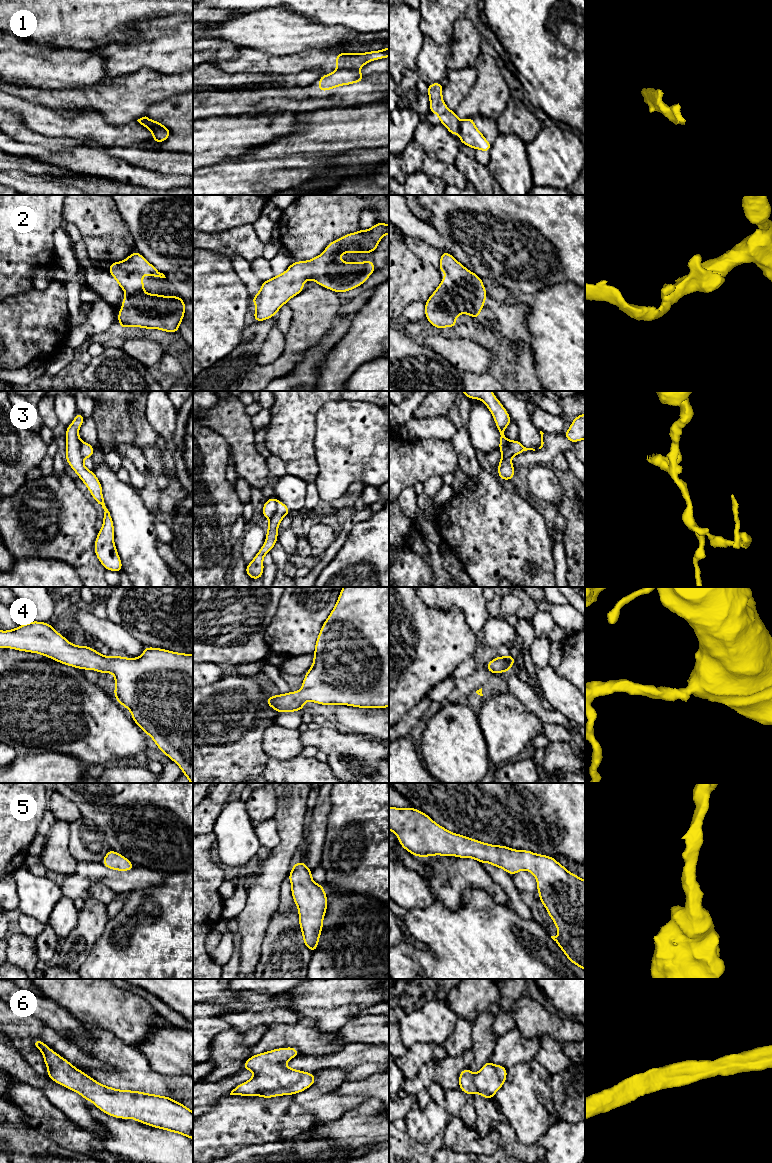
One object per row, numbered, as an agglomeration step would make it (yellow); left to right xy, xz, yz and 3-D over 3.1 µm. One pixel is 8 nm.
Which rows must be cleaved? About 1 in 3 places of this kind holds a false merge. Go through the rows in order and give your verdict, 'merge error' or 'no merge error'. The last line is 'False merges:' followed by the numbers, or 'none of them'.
1: merge error
2: no merge error
3: merge error
4: no merge error
5: no merge error
6: no merge error
False merges: 1, 3

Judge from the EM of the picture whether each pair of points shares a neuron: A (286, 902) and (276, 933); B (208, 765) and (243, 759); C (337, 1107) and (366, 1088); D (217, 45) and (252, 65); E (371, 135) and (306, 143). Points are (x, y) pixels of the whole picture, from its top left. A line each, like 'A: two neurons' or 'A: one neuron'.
A: two neurons
B: one neuron
C: two neurons
D: two neurons
E: one neuron

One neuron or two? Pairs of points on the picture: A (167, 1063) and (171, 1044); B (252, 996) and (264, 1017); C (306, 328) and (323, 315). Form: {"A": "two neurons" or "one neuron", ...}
{"A": "one neuron", "B": "one neuron", "C": "one neuron"}

